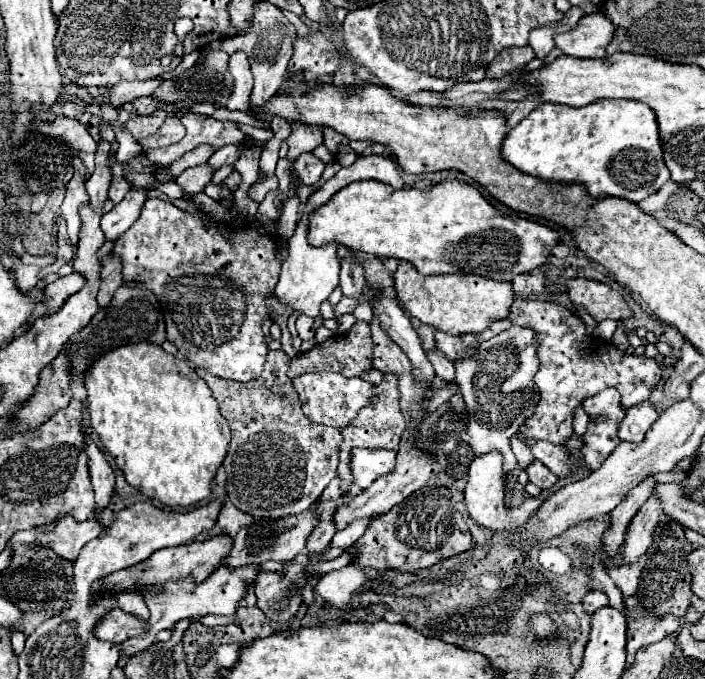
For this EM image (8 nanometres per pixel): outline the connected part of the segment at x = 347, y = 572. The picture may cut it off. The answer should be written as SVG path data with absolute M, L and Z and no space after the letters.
M349 564L337 572L329 572L319 578L317 592L335 608L347 608L351 598L361 592L363 584L369 580L369 576L363 572L363 568Z

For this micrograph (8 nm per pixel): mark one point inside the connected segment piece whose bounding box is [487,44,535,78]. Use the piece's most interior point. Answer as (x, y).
(512, 59)

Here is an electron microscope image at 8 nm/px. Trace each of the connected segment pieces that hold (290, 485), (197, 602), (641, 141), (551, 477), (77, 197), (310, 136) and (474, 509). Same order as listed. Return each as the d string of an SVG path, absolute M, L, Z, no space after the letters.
M271 350L261 374L261 380L251 382L231 382L209 374L207 370L197 370L197 374L207 382L213 398L219 402L219 410L231 428L231 444L223 466L227 470L227 498L229 502L253 518L283 518L305 512L315 504L327 484L337 476L337 448L341 444L341 432L323 424L311 422L299 404L299 396L293 382L287 378L289 356L283 350Z
M219 566L205 582L201 582L199 586L187 578L187 580L177 580L177 582L169 582L165 584L161 590L147 590L145 592L145 604L151 610L151 618L149 618L149 626L147 632L143 636L135 636L131 640L125 640L121 646L123 650L131 656L135 652L145 650L147 646L153 644L155 634L159 630L171 628L175 622L183 620L183 618L195 618L199 620L201 616L207 614L217 614L217 616L233 616L235 614L235 606L237 602L243 598L245 594L245 586L253 584L253 580L257 578L257 568L255 566L243 566L243 568L227 568L227 566Z
M599 100L583 108L539 104L509 130L501 156L519 172L545 182L581 184L591 198L623 198L641 202L671 176L663 162L659 128L651 108L635 100Z
M535 460L529 468L527 468L527 474L529 474L529 480L533 482L533 484L537 484L539 488L543 488L543 490L551 490L555 484L557 484L557 476L551 472L551 470L547 470L539 460Z
M75 156L75 176L71 178L71 184L67 184L67 194L63 200L63 216L67 220L67 232L73 246L77 244L79 230L81 230L79 206L89 202L89 196L85 192L85 180L87 180L85 176L87 176L87 166L79 156Z
M291 124L291 134L287 136L289 154L287 158L293 162L301 152L311 152L319 144L323 144L323 132L317 126L297 126Z
M491 452L485 456L479 456L471 462L469 472L467 472L467 486L465 486L465 506L469 516L473 518L473 522L481 528L487 528L491 532L511 532L511 528L515 528L515 524L521 524L523 520L531 518L542 500L537 497L530 497L520 505L517 509L511 510L505 508L505 484L503 484L503 462L501 462L501 454L499 452Z

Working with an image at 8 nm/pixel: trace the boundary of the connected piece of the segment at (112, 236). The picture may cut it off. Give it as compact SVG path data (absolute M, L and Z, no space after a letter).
M133 186L125 194L125 198L119 204L115 204L115 208L111 212L103 214L101 228L103 228L107 240L117 240L123 232L127 232L133 226L133 222L139 218L141 208L147 200L147 192L149 190L145 190L145 188Z

